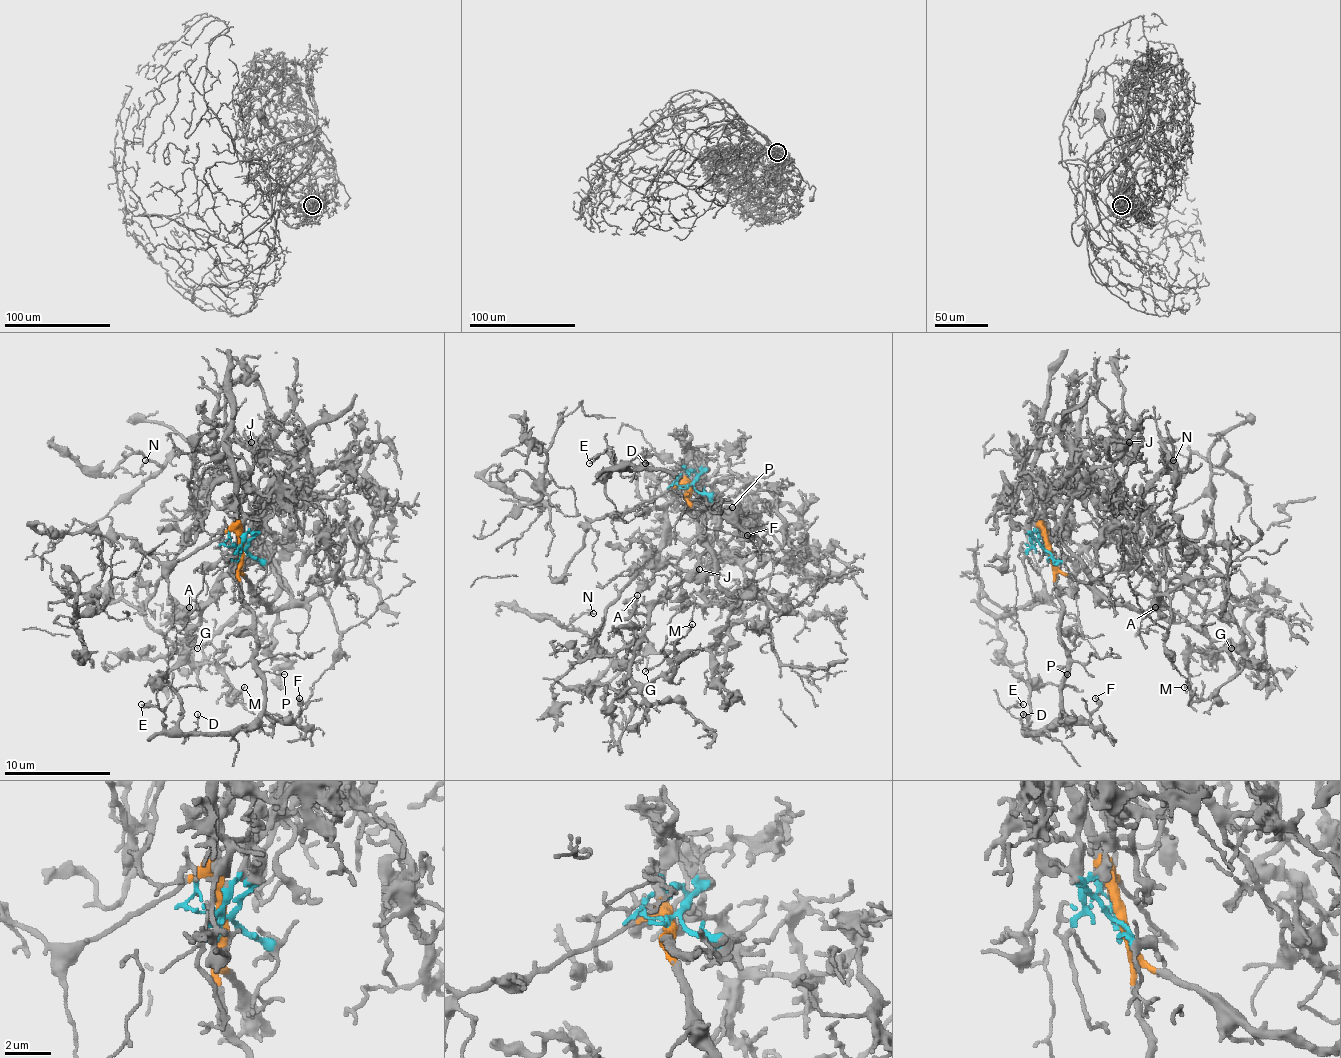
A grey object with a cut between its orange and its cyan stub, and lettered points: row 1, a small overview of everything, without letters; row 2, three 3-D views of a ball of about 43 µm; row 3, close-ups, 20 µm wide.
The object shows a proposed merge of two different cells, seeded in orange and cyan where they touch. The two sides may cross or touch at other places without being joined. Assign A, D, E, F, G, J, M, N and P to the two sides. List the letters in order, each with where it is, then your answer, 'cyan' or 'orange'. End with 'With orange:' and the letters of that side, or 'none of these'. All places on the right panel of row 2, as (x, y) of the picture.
A: (1155, 607) | cyan
D: (1023, 714) | orange
E: (1023, 704) | orange
F: (1095, 698) | orange
G: (1231, 648) | cyan
J: (1129, 442) | cyan
M: (1184, 687) | cyan
N: (1173, 460) | orange
P: (1067, 674) | orange
With orange: D, E, F, N, P

